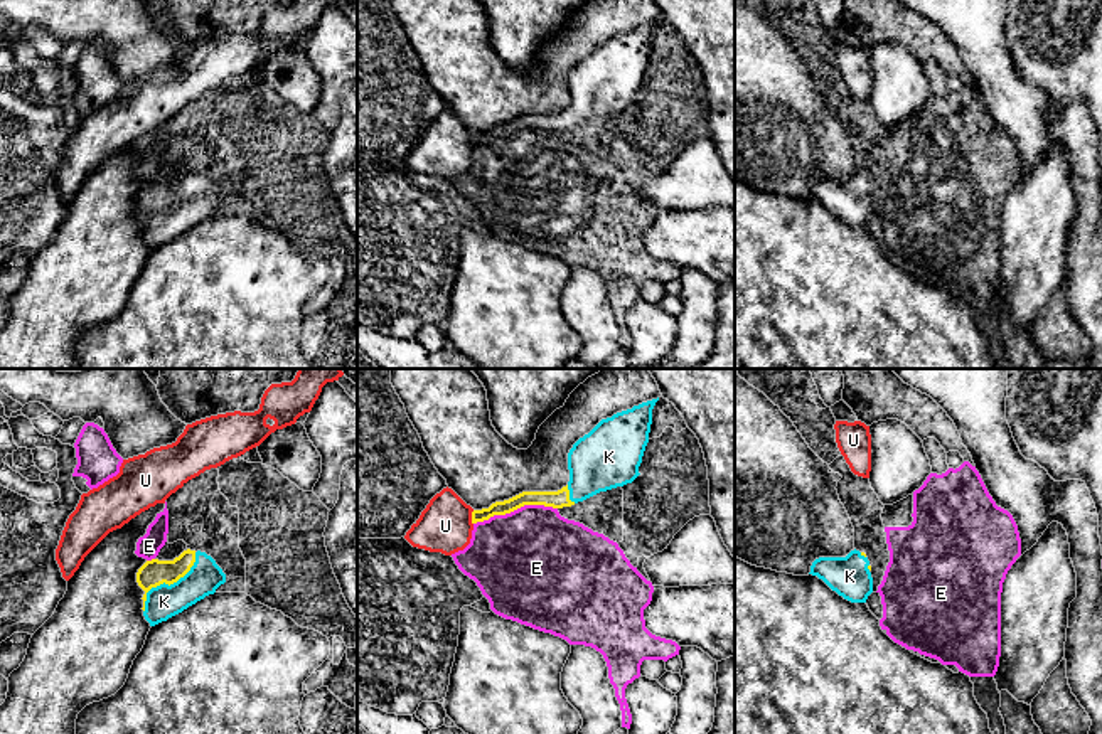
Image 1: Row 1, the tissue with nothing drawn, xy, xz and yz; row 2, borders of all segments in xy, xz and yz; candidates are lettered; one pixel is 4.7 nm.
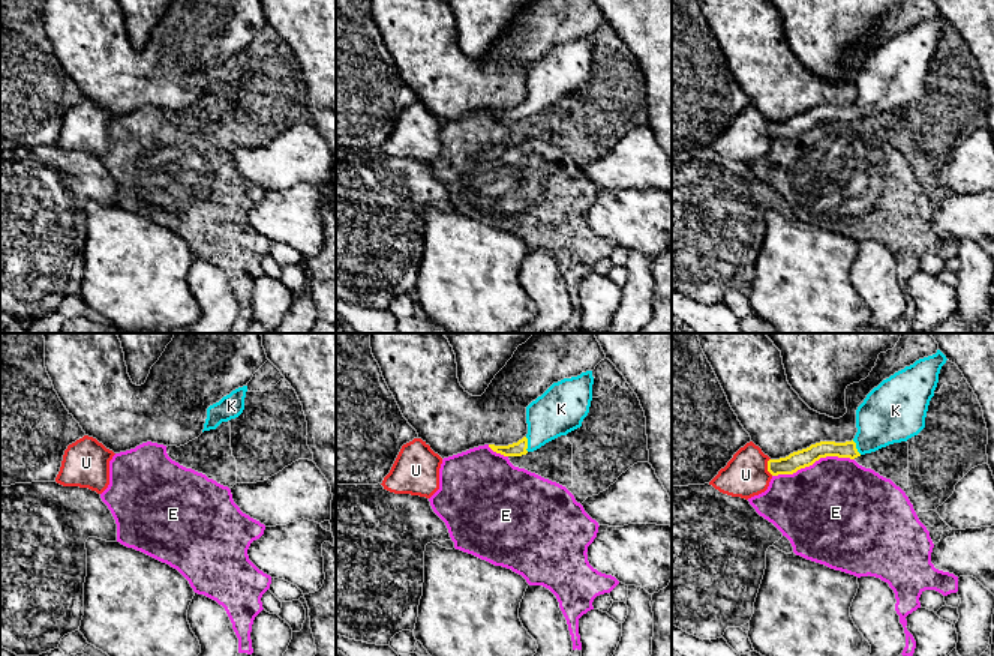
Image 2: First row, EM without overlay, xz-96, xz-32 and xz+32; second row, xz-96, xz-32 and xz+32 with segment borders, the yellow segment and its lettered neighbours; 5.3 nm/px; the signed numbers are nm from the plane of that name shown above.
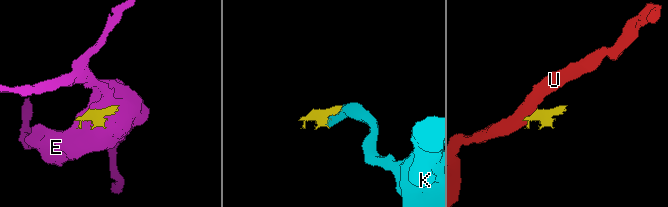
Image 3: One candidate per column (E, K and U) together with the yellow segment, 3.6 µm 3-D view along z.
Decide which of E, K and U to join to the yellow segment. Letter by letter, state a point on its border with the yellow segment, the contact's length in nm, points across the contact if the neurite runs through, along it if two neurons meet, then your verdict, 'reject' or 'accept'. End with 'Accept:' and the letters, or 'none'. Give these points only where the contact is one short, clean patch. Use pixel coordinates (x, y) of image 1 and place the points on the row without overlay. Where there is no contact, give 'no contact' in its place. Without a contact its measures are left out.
E: contact xz (514, 132); length 400 nm; reject
K: contact xy (167, 206); length 380 nm; way xy (154, 196), (167, 206), (164, 224); accept
U: contact xz (472, 140); length 70 nm; border xz (474, 133), (472, 147); reject
Accept: K

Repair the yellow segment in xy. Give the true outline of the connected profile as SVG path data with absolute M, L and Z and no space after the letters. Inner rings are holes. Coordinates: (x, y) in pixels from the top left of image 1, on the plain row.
M187 172L174 184L147 184L136 205L145 214L143 239L155 249L214 217L226 197L206 175Z

